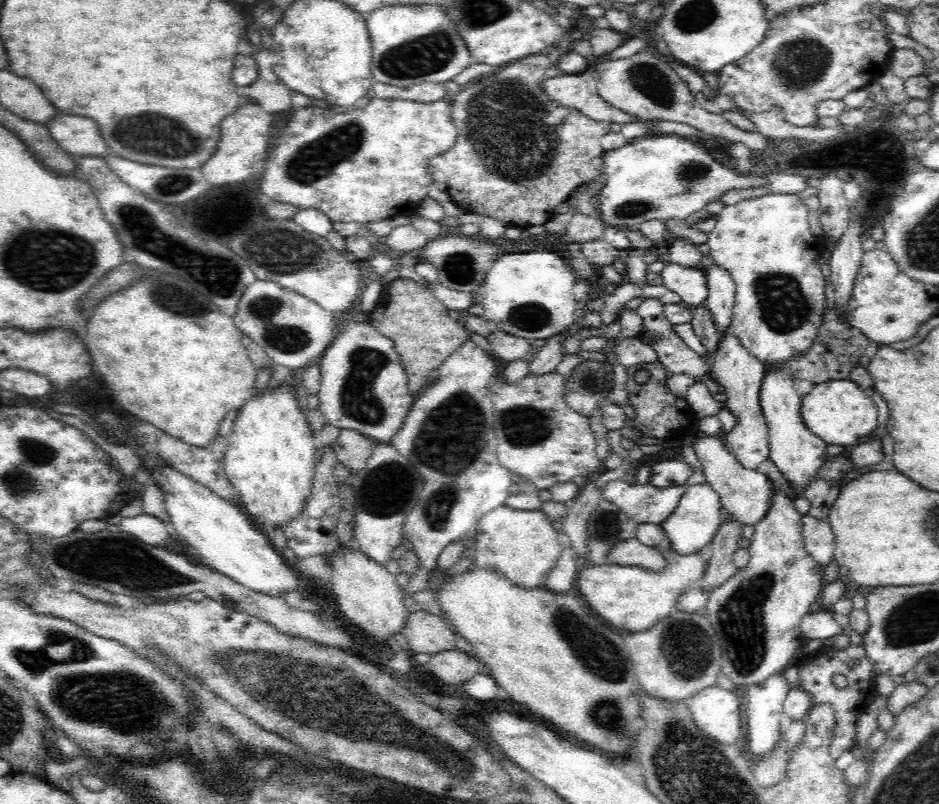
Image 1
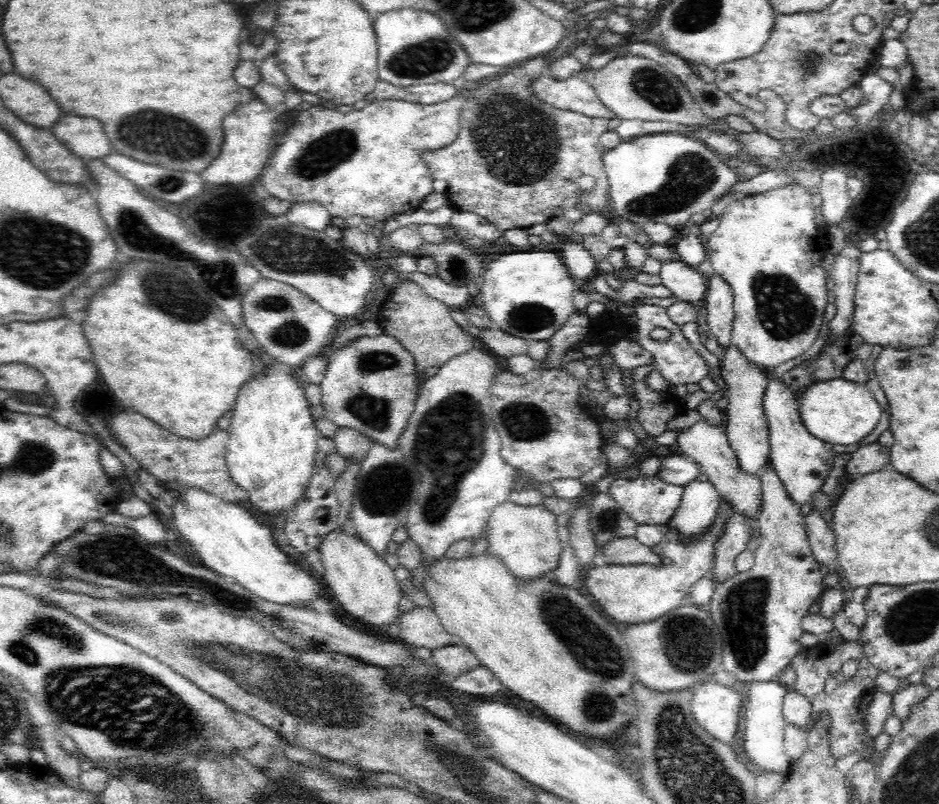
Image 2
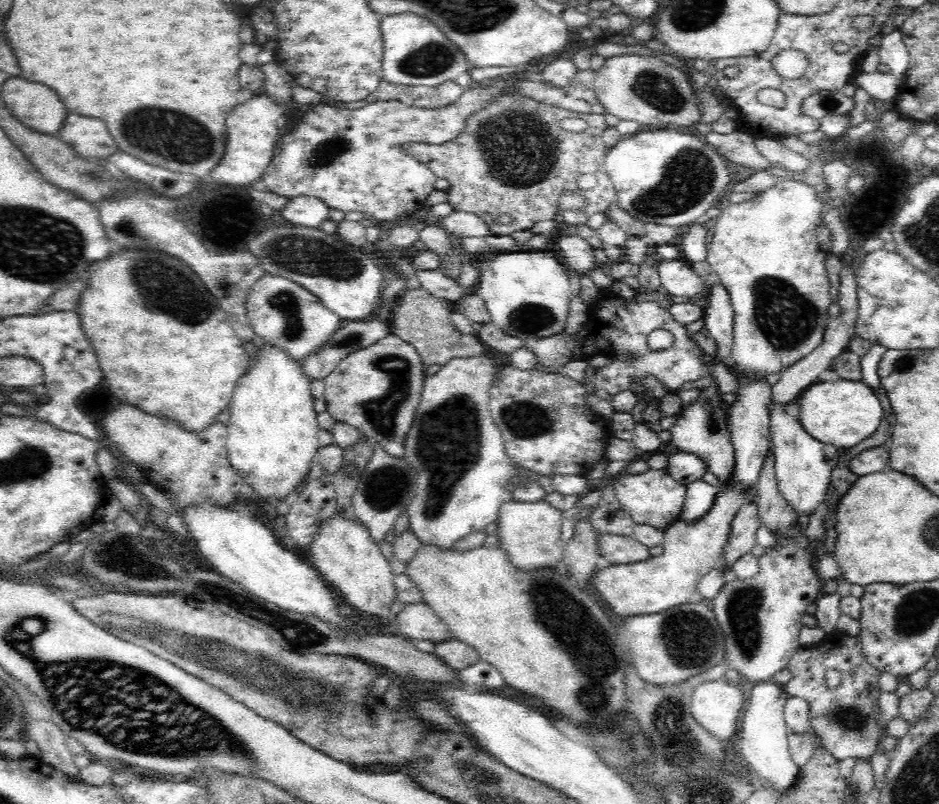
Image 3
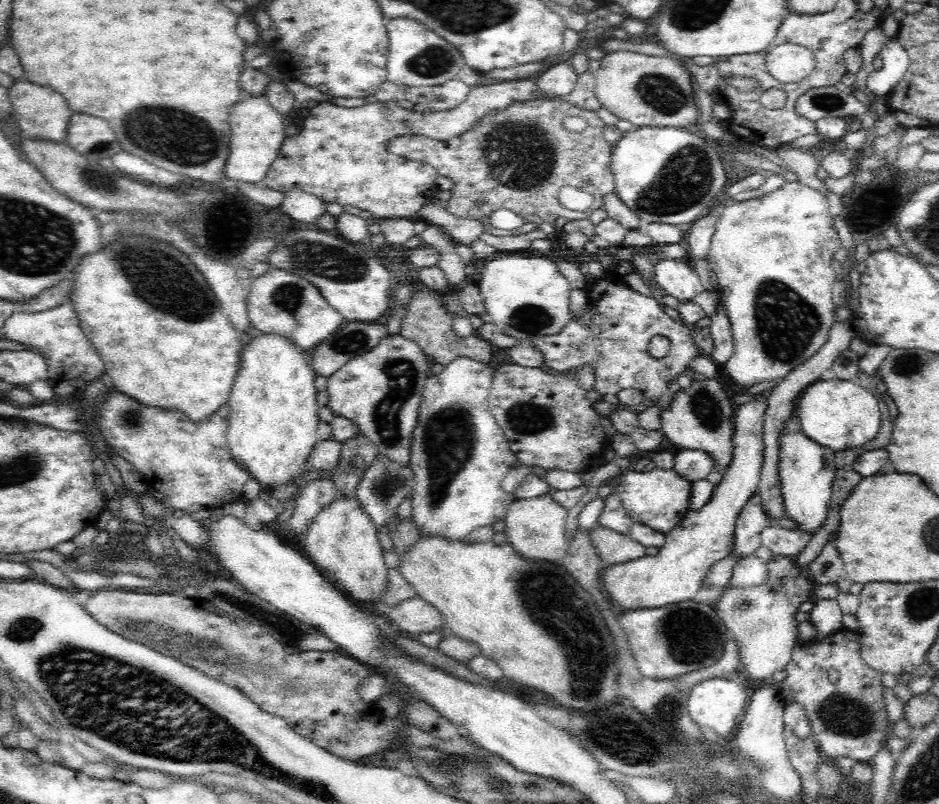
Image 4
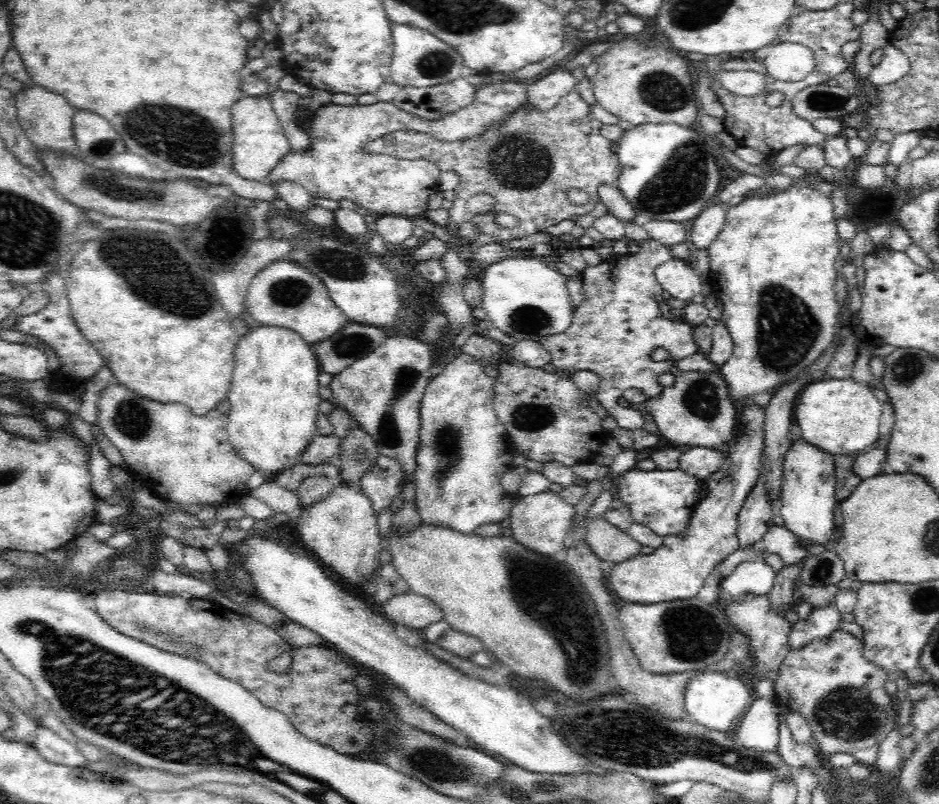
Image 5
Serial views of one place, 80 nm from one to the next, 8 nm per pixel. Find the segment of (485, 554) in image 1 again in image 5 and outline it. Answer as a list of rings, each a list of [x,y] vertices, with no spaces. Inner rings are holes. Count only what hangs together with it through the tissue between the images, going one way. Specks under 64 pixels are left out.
[[[548,489],[535,495],[520,499],[509,514],[512,536],[520,545],[531,552],[554,557],[556,553],[565,551],[564,539],[573,525],[574,505],[568,504],[556,491]]]

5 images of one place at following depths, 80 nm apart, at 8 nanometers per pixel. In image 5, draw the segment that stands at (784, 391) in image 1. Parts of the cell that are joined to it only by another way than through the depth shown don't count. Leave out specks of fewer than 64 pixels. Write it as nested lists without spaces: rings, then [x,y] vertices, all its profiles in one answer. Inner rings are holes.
[[[802,438],[798,440],[792,440],[792,444],[790,444],[790,448],[788,448],[788,452],[784,454],[784,486],[781,488],[780,493],[780,504],[782,507],[779,509],[779,514],[781,514],[786,529],[790,530],[790,532],[794,533],[797,537],[803,538],[804,540],[808,540],[812,542],[812,545],[824,545],[830,542],[834,531],[837,530],[837,509],[838,509],[838,502],[836,502],[836,493],[835,493],[835,486],[836,486],[836,471],[835,471],[835,460],[834,455],[822,450],[818,447],[812,446],[812,444],[808,444],[808,442],[804,441]]]

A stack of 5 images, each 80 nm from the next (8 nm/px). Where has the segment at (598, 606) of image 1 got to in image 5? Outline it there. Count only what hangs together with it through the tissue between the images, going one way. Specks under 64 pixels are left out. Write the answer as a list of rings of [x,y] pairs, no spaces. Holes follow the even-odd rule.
[[[750,403],[749,408],[743,412],[742,420],[738,422],[737,433],[732,443],[731,451],[728,456],[732,461],[728,474],[716,482],[709,492],[696,505],[696,510],[690,516],[689,528],[684,532],[684,538],[678,535],[664,537],[664,544],[655,548],[652,554],[640,554],[629,560],[616,564],[610,573],[608,579],[609,590],[612,594],[616,594],[618,598],[626,600],[626,602],[644,602],[644,604],[652,604],[652,602],[668,602],[668,600],[676,600],[676,598],[686,598],[692,600],[702,590],[706,584],[708,574],[718,567],[730,554],[740,550],[740,542],[737,538],[737,530],[739,526],[739,512],[750,491],[755,487],[759,479],[760,468],[762,468],[763,450],[765,447],[765,406]]]

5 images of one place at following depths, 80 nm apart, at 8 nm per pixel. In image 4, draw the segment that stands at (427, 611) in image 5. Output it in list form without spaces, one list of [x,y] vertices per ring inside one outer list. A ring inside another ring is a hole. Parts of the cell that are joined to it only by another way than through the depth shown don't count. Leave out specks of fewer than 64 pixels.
[[[419,596],[394,605],[386,617],[396,622],[396,626],[411,637],[416,637],[421,632],[434,631],[445,624],[442,613]]]

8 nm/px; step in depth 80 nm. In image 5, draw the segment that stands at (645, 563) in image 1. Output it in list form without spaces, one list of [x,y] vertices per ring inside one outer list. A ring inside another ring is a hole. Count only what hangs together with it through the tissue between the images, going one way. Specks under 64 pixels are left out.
[[[604,515],[590,520],[580,533],[584,542],[592,548],[594,555],[602,561],[620,563],[640,555],[640,545],[627,532],[608,522]]]

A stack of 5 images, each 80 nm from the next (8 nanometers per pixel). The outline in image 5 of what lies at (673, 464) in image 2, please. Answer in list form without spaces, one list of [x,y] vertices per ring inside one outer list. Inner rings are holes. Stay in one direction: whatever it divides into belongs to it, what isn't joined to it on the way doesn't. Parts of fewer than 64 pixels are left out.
[[[695,446],[686,448],[680,456],[679,468],[700,480],[705,480],[710,474],[720,470],[726,458],[727,456],[720,452],[720,449]]]

